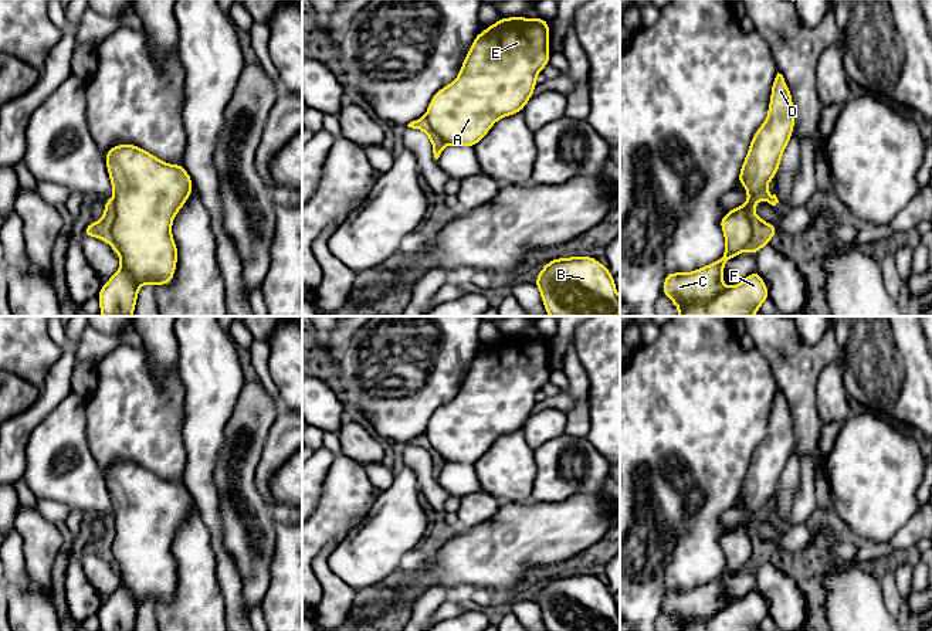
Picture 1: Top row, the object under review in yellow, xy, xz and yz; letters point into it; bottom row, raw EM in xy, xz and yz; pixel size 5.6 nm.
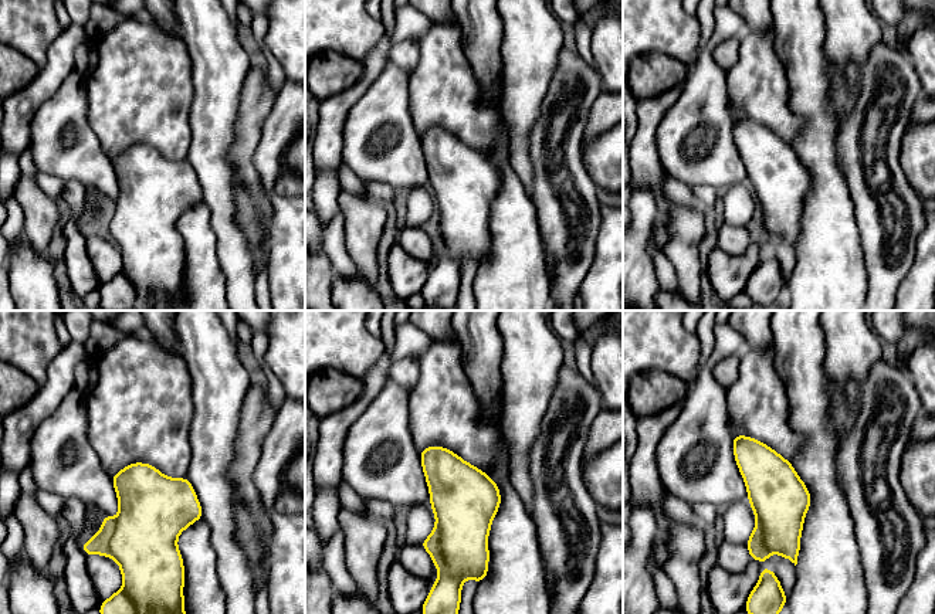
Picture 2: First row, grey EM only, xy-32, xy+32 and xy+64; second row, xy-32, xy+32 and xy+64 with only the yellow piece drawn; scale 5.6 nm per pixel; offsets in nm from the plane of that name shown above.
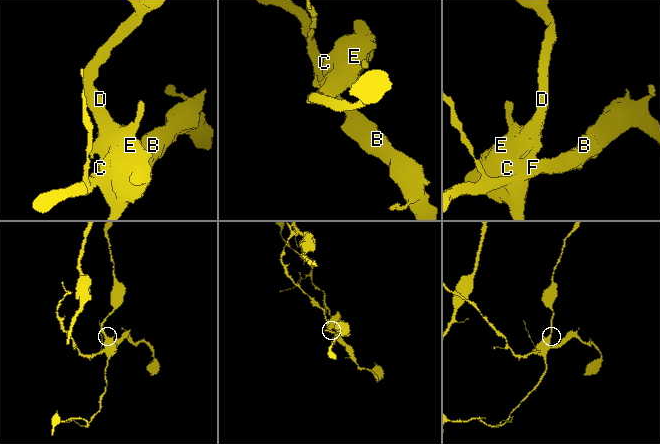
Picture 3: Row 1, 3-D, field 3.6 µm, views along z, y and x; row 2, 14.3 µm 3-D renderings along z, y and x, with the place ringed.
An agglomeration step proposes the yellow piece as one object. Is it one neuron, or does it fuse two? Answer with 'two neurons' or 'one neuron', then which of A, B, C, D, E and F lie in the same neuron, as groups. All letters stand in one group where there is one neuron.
one neuron; groups A B C D E F

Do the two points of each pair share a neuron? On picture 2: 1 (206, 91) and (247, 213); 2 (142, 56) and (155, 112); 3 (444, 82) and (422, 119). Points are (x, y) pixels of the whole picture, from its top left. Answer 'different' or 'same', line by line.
1: different
2: same
3: same

